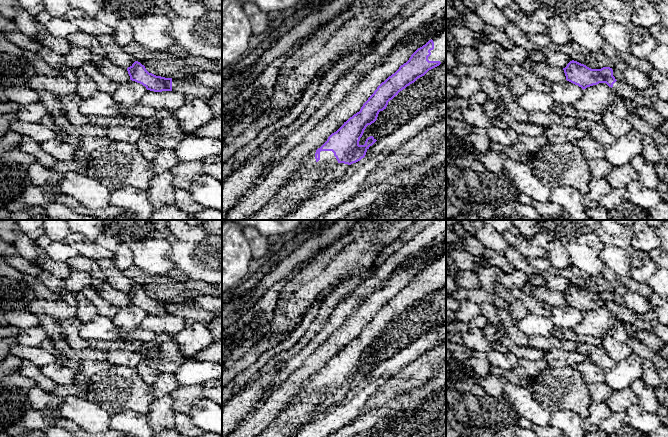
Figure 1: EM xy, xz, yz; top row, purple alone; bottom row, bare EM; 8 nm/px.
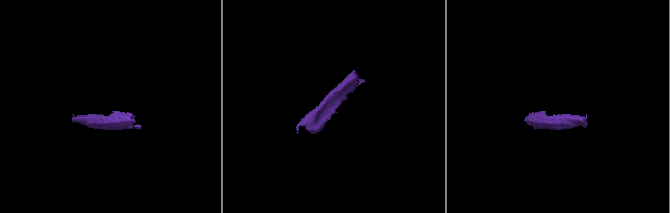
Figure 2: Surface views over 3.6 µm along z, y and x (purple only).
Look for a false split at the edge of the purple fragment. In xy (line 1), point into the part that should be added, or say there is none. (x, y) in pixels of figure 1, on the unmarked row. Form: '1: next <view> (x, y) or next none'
1: next none

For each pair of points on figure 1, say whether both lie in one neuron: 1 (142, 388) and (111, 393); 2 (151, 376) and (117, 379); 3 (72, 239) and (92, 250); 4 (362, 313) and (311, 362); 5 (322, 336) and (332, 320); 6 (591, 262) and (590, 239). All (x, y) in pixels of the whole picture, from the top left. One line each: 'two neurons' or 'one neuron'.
1: one neuron
2: two neurons
3: one neuron
4: one neuron
5: one neuron
6: one neuron

